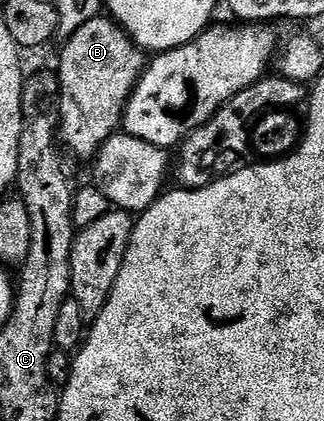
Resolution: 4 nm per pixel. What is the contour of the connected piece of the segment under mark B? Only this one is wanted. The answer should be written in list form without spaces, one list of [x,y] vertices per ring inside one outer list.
[[[109,17],[80,25],[73,37],[61,45],[62,60],[56,66],[62,94],[60,139],[69,154],[71,151],[76,158],[90,161],[109,139],[119,134],[130,95],[148,66],[148,55]]]

